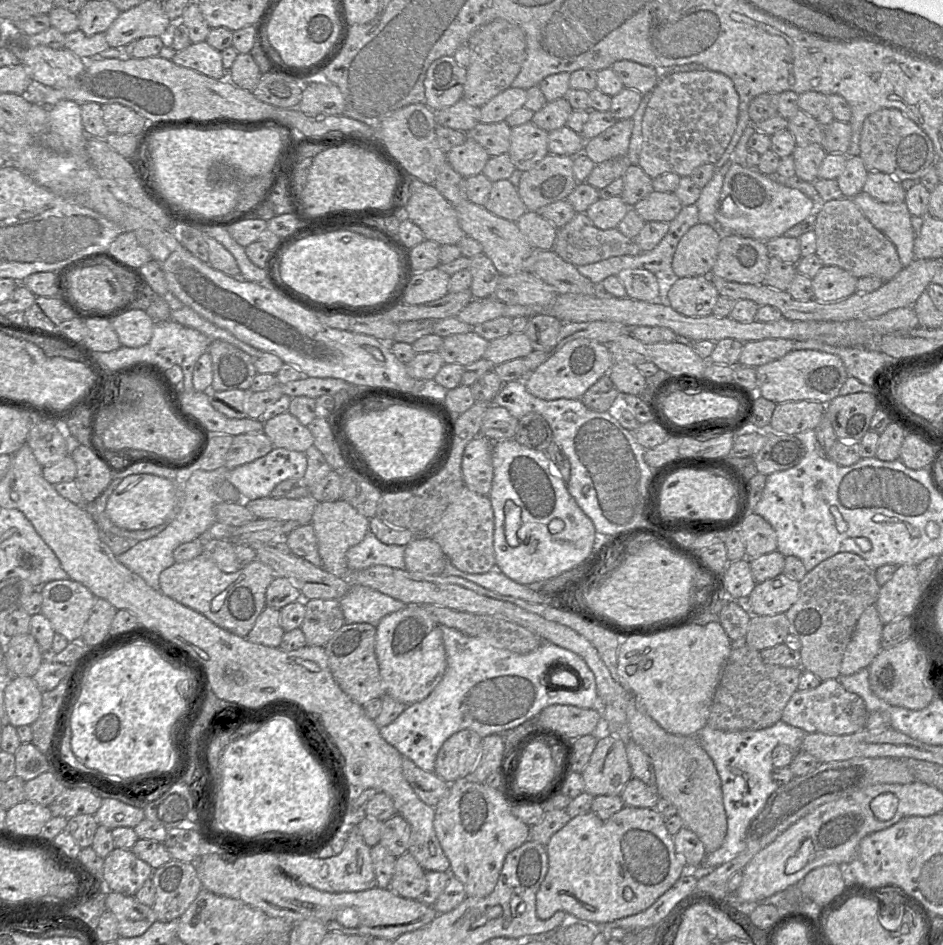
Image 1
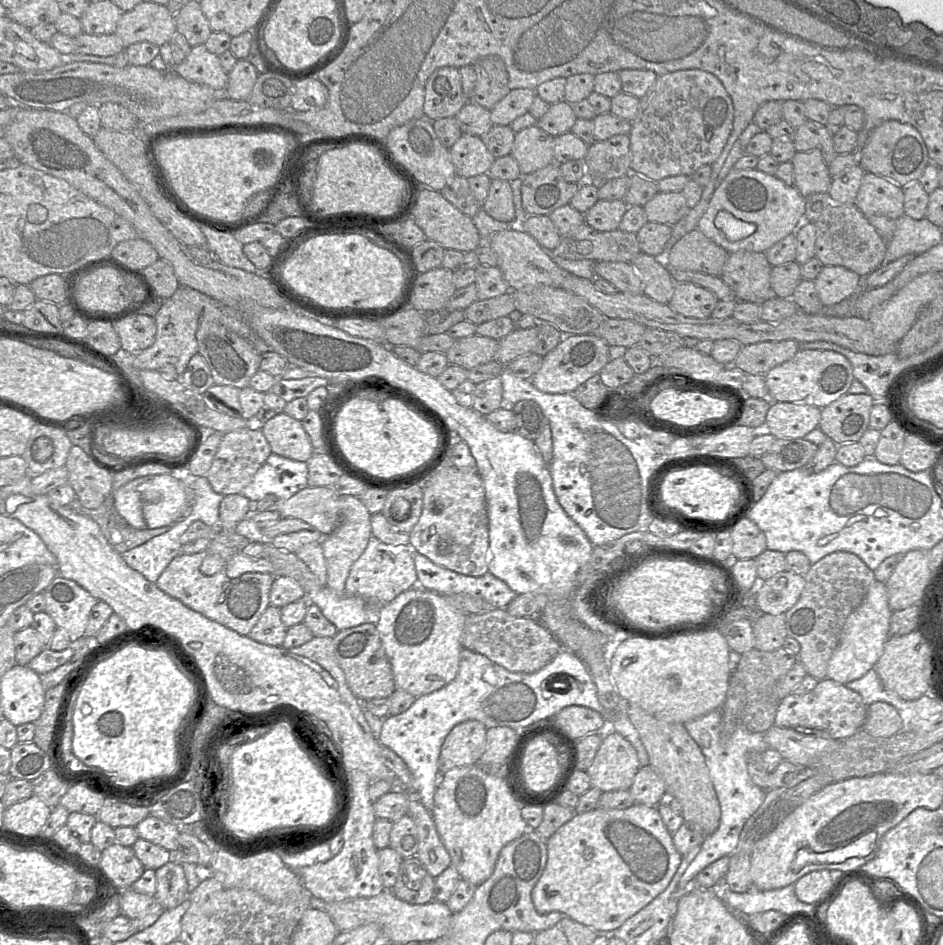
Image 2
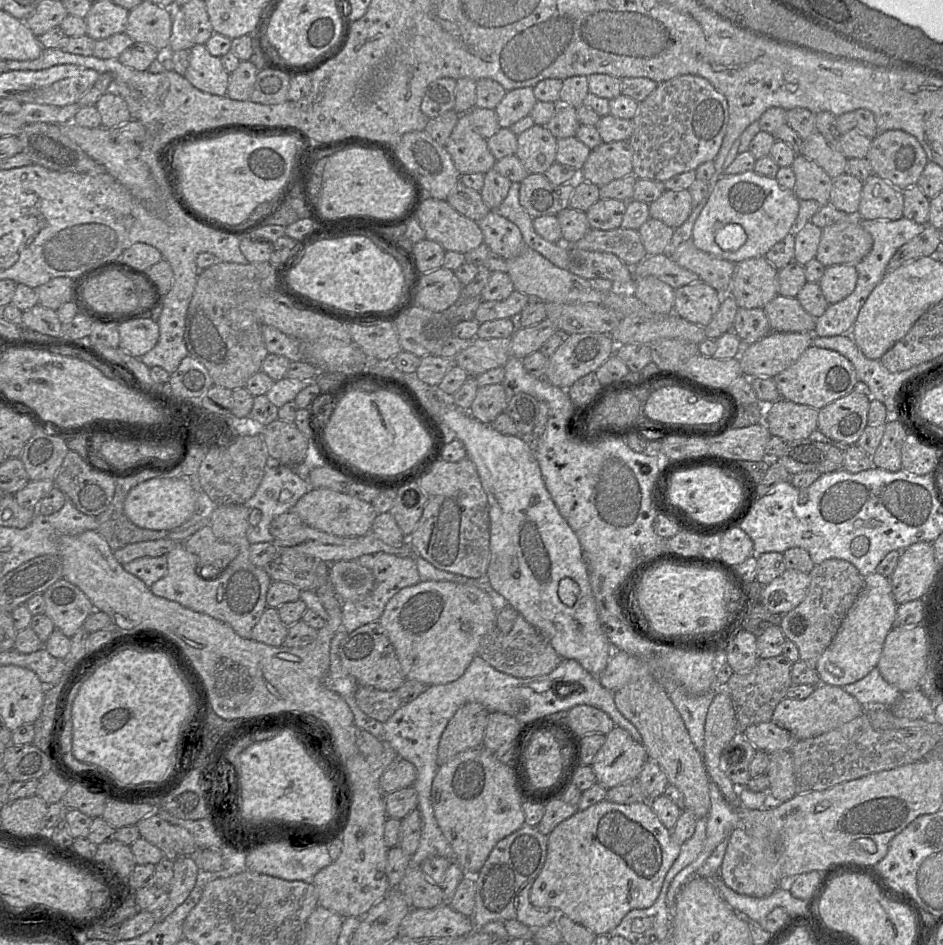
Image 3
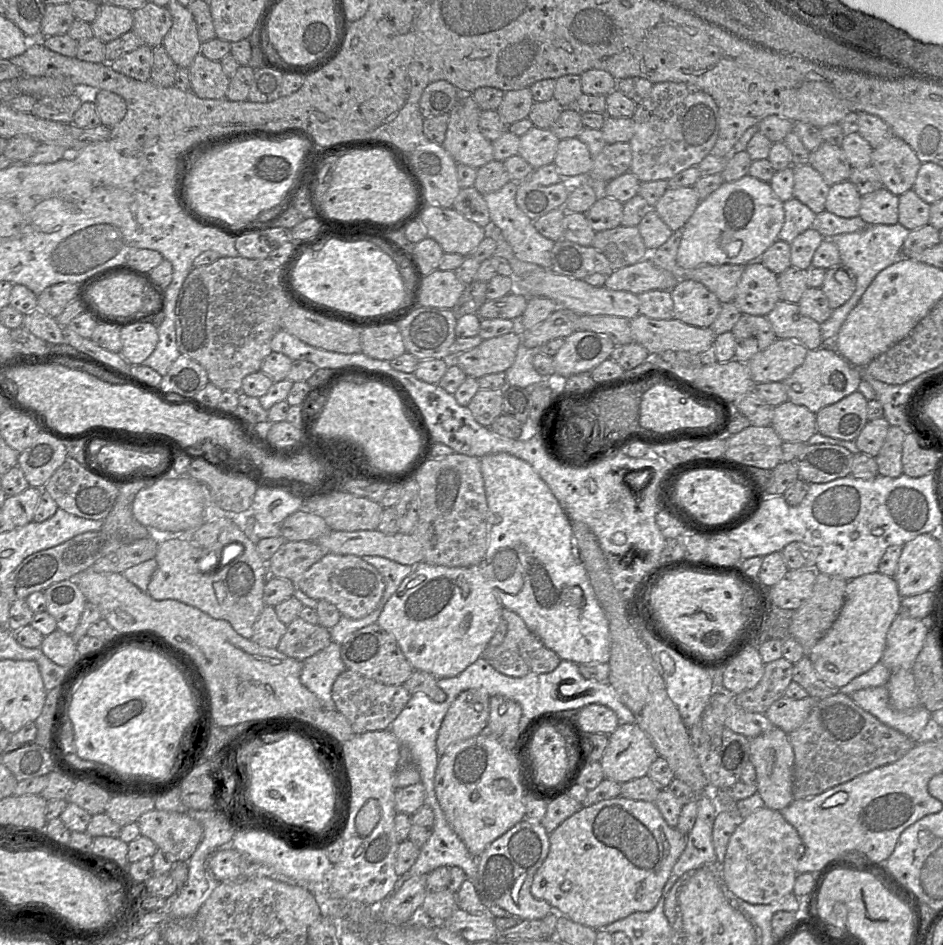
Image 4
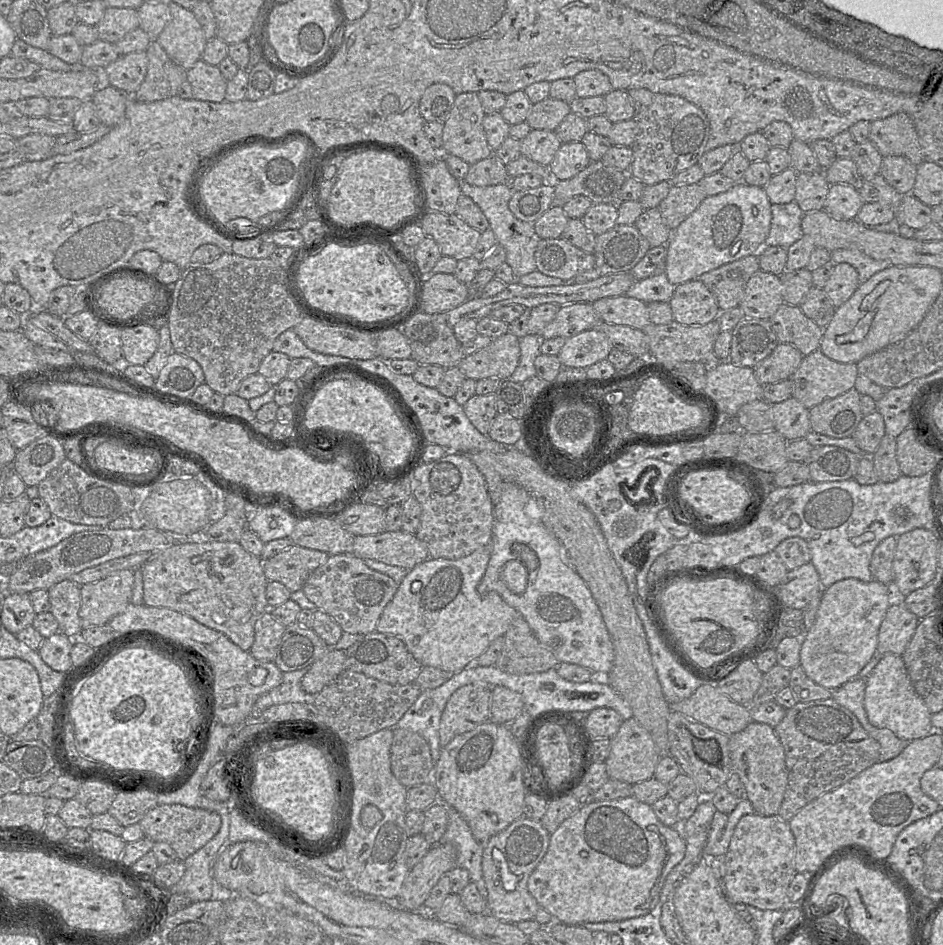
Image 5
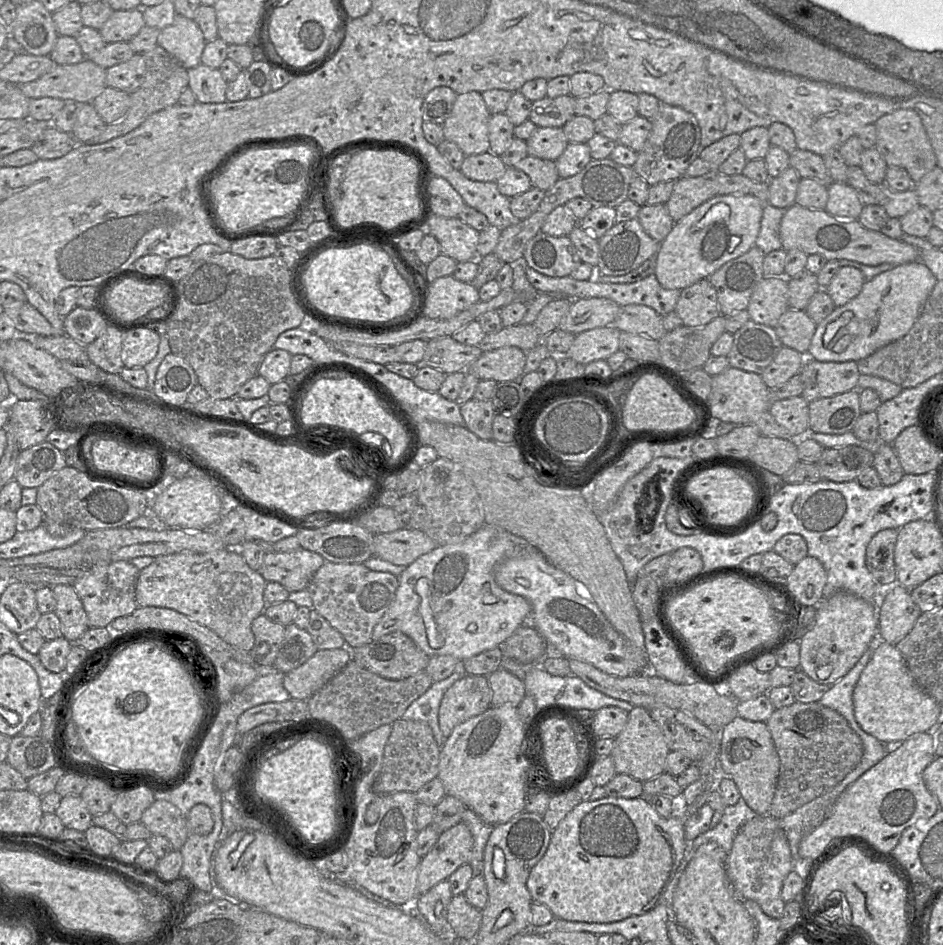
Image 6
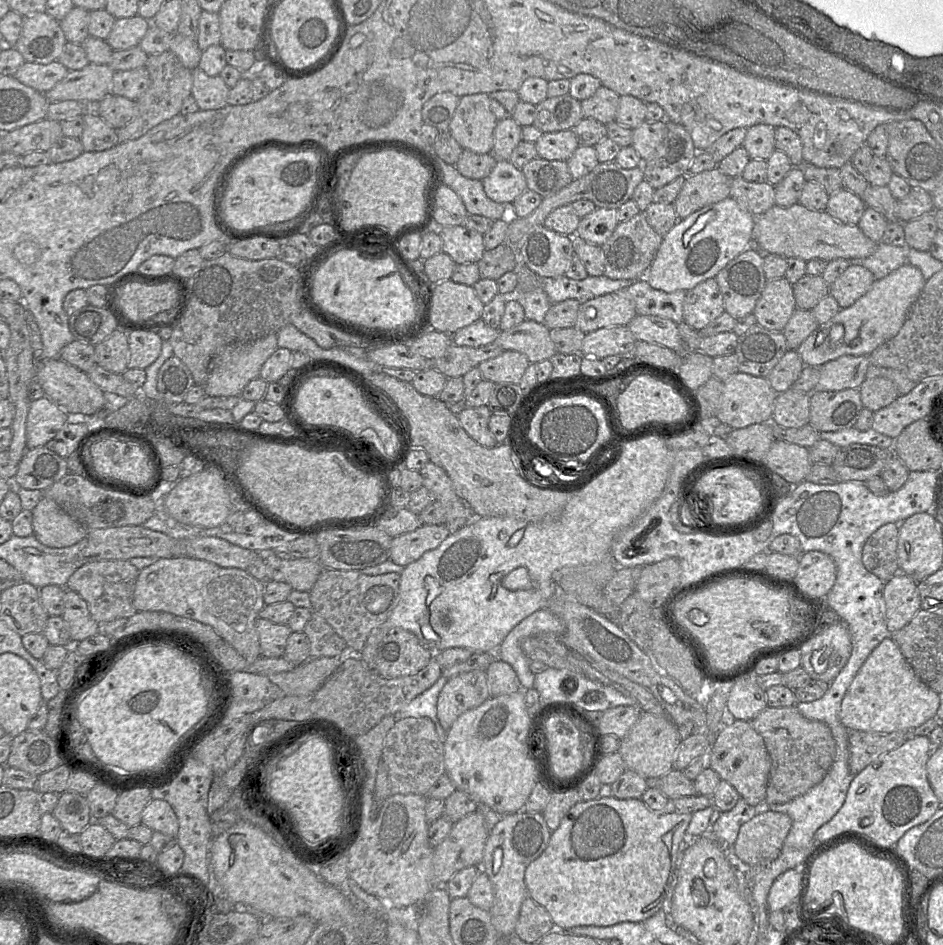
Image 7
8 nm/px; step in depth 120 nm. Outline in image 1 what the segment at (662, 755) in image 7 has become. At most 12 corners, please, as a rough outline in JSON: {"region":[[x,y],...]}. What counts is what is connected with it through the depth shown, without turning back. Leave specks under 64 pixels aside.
{"region":[[598,740],[581,775],[593,797],[620,796],[632,778],[625,744]]}

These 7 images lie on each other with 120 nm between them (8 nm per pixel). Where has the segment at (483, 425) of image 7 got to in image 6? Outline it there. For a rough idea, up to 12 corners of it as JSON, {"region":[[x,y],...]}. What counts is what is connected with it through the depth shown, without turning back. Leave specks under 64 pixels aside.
{"region":[[471,399],[460,406],[465,427],[493,440],[491,400]]}

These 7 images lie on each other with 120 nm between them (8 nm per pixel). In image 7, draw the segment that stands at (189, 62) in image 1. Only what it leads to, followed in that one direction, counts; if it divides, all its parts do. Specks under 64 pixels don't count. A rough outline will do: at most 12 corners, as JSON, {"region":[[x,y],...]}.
{"region":[[200,68],[192,71],[191,95],[199,109],[227,105],[229,87]]}

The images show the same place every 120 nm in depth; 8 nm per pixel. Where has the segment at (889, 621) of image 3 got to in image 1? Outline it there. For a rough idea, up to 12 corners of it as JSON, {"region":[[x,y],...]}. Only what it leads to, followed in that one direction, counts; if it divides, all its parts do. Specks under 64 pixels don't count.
{"region":[[865,608],[845,648],[840,675],[868,667],[881,650],[884,624]]}

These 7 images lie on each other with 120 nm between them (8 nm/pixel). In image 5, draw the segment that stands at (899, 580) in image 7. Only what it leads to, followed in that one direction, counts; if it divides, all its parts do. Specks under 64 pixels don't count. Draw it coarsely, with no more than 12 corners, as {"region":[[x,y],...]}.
{"region":[[893,600],[880,625],[877,653],[902,655],[919,618]]}

